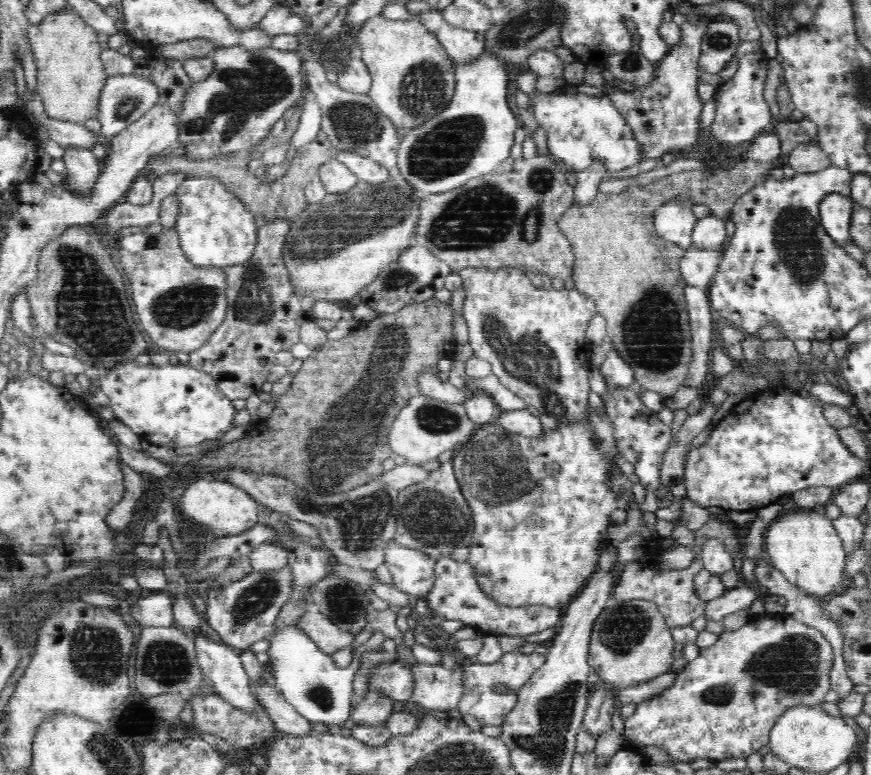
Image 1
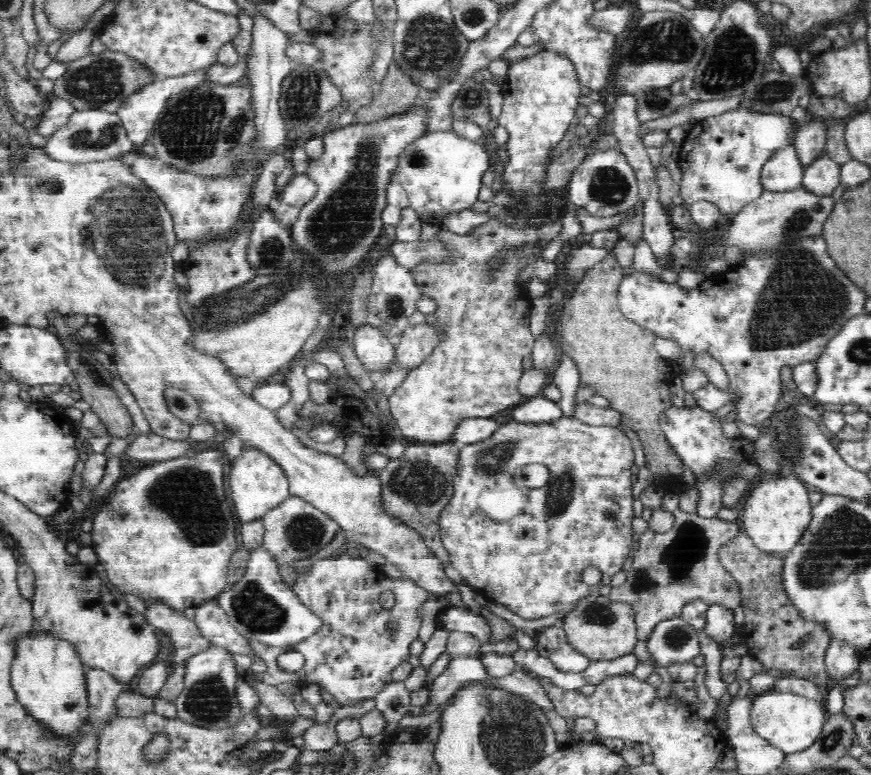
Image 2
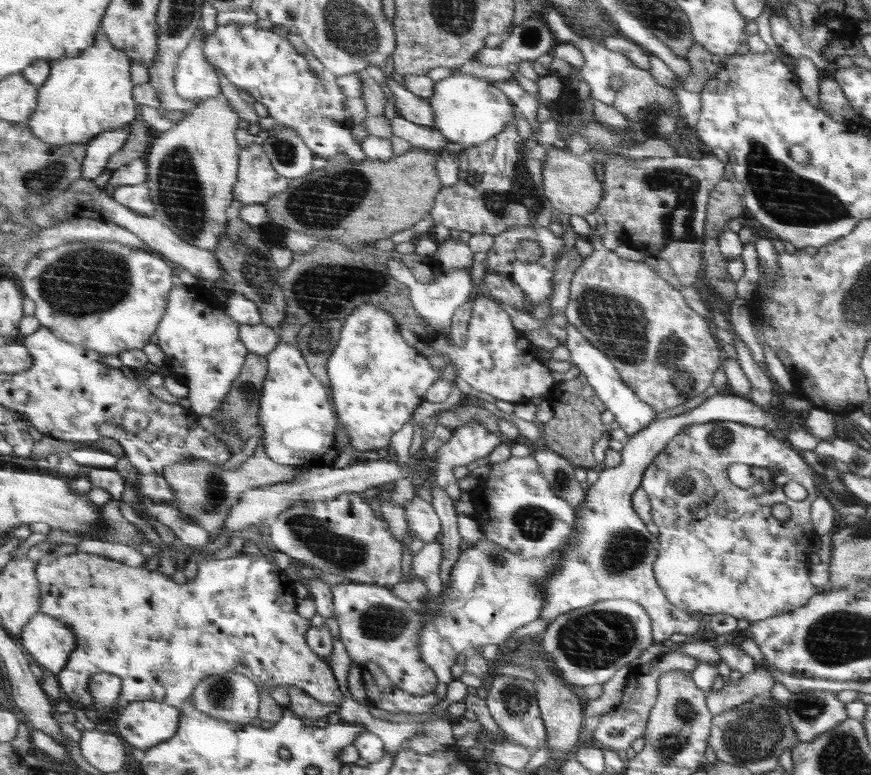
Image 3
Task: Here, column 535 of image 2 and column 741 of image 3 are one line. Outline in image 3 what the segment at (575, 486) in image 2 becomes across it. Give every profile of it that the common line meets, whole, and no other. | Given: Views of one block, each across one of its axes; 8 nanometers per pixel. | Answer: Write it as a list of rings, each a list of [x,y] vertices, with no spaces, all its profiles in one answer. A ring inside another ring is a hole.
[[[731,421],[691,425],[650,462],[641,479],[641,487],[649,495],[653,522],[660,530],[654,576],[670,604],[691,615],[696,611],[709,615],[722,612],[753,623],[801,608],[808,603],[808,598],[818,594],[818,588],[808,580],[806,556],[808,546],[816,538],[815,528],[812,528],[812,502],[816,498],[812,470],[806,468],[806,462],[794,450],[770,436],[765,428]],[[738,463],[769,470],[777,467],[780,473],[774,475],[776,488],[766,492],[759,487],[742,489],[734,486],[727,469]],[[788,482],[802,484],[808,491],[806,498],[800,501],[789,499],[784,494],[784,485]],[[778,502],[790,508],[790,519],[780,521],[772,516],[770,509]]]

